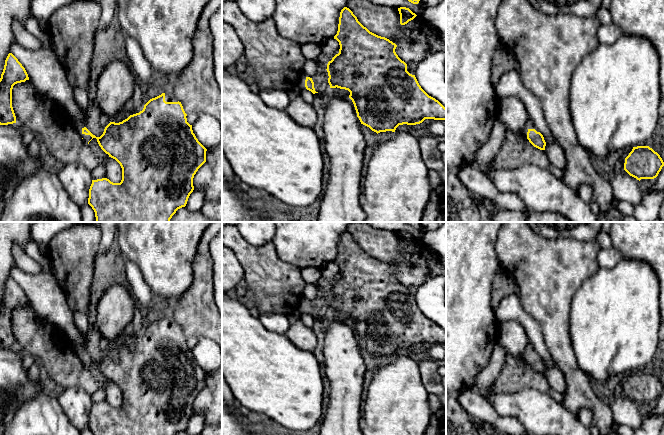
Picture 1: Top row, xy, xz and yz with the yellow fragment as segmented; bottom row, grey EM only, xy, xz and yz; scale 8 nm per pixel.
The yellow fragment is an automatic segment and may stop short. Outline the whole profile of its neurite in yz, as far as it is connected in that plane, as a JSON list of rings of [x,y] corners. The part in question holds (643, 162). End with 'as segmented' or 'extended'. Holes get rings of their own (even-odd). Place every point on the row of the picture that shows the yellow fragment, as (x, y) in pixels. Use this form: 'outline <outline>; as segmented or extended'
outline [[[649,146],[633,147],[625,158],[624,170],[637,180],[654,179],[658,176],[664,162],[660,155]]]; as segmented

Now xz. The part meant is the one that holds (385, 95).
outline [[[347,7],[340,12],[334,39],[339,42],[340,49],[327,64],[328,83],[330,88],[337,87],[350,92],[349,98],[361,124],[378,134],[395,132],[399,125],[416,125],[425,119],[446,120],[446,108],[429,96],[415,75],[407,71],[407,64],[395,52],[397,45],[370,32]]]; as segmented

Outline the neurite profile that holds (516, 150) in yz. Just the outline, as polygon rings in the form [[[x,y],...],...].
[[[506,129],[504,141],[490,165],[496,169],[515,169],[522,165],[535,165],[563,180],[563,171],[555,167],[544,150],[534,147],[523,134]]]

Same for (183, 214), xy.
[[[182,207],[170,219],[170,222],[219,222],[207,218],[201,211],[189,211]]]

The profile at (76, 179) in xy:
[[[70,163],[56,173],[69,197],[78,206],[88,204],[89,189],[92,184],[91,171],[79,163]]]

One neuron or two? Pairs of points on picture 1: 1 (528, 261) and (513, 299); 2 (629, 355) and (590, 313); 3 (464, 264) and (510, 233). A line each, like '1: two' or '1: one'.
1: two
2: one
3: two

